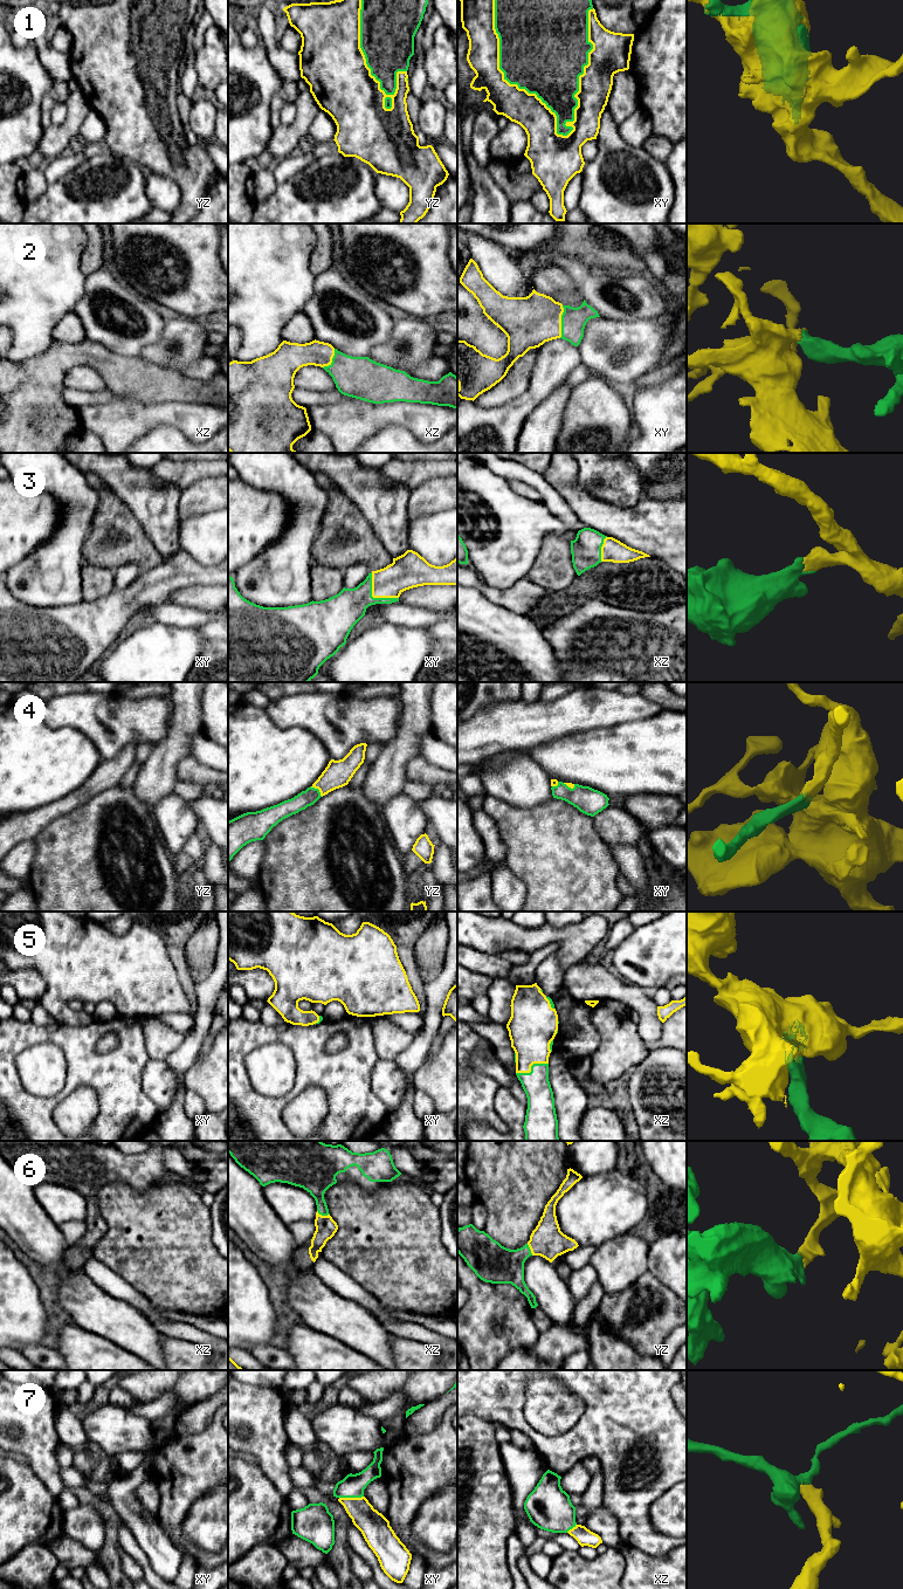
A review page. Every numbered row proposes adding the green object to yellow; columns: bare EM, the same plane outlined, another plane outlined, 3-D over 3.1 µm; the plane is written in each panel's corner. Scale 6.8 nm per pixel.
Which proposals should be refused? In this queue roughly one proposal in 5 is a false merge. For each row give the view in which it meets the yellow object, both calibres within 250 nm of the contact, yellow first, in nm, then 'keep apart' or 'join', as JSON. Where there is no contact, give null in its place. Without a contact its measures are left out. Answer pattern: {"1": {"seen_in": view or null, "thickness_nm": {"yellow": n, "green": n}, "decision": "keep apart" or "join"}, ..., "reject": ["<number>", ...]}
{"1": {"seen_in": "xy", "thickness_nm": {"yellow": 220, "green": 460}, "decision": "join"}, "2": {"seen_in": "xy", "thickness_nm": {"yellow": 360, "green": 180}, "decision": "join"}, "3": {"seen_in": "xy", "thickness_nm": {"yellow": 220, "green": 260}, "decision": "join"}, "4": {"seen_in": "yz", "thickness_nm": {"yellow": 180, "green": 110}, "decision": "join"}, "5": {"seen_in": "xz", "thickness_nm": {"yellow": 300, "green": 190}, "decision": "join"}, "6": {"seen_in": "xz", "thickness_nm": {"yellow": 140, "green": 190}, "decision": "join"}, "7": {"seen_in": "xy", "thickness_nm": {"yellow": 190, "green": 160}, "decision": "join"}, "reject": []}

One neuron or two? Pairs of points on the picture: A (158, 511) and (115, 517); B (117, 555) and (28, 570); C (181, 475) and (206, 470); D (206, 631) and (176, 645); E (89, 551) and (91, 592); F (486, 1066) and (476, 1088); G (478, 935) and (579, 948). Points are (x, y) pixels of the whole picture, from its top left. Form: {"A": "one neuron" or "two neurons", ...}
{"A": "two neurons", "B": "two neurons", "C": "one neuron", "D": "two neurons", "E": "two neurons", "F": "two neurons", "G": "one neuron"}

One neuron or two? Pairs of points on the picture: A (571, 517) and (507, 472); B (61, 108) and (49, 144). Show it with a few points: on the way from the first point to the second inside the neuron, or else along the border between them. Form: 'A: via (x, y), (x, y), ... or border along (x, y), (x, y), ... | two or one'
A: via (555, 501), (533, 479), (523, 474) | one
B: border along (67, 102), (67, 117), (60, 124), (52, 125) | two

